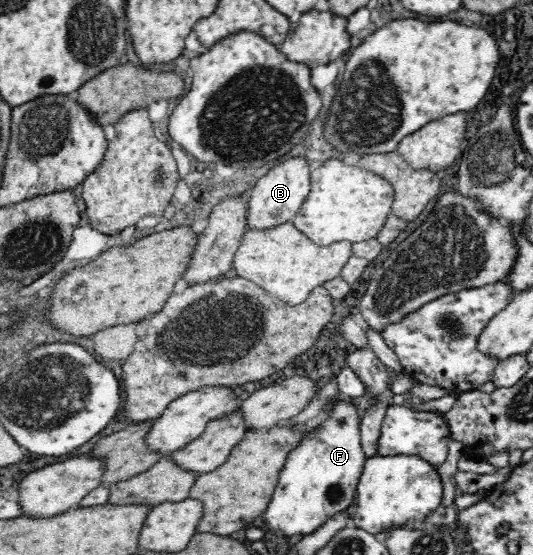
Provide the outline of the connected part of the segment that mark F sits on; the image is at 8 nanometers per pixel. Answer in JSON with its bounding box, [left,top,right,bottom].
[264,396,368,538]

